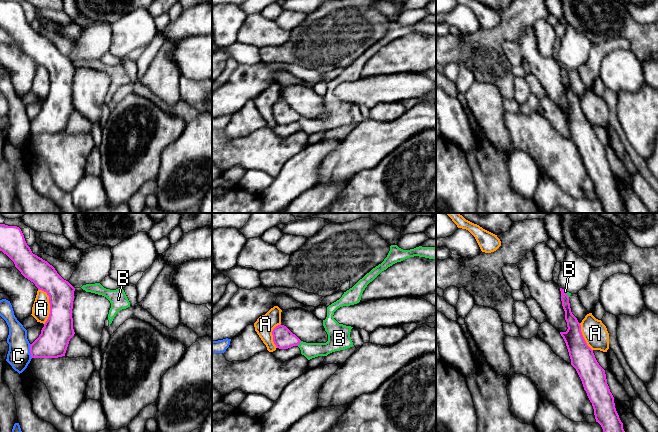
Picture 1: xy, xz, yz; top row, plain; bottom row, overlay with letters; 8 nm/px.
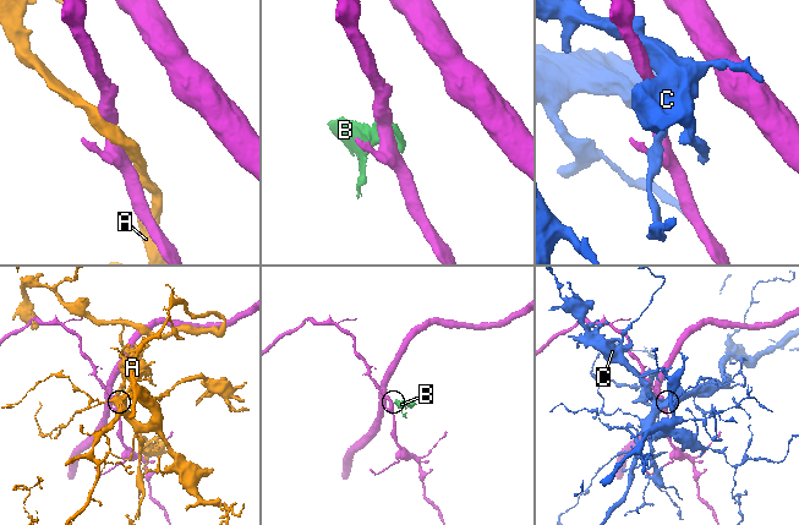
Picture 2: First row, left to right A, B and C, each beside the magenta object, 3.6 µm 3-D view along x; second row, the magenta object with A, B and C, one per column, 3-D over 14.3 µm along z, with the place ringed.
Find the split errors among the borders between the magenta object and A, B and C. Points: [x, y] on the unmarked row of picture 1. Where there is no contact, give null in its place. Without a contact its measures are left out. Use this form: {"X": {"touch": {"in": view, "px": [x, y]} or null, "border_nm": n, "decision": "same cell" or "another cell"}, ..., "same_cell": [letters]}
{"A": {"touch": {"in": "xy", "px": [50, 81]}, "border_nm": 300, "decision": "another cell"}, "B": {"touch": {"in": "xz", "px": [299, 119]}, "border_nm": 50, "decision": "another cell"}, "C": {"touch": {"in": "xy", "px": [30, 127]}, "border_nm": 110, "decision": "another cell"}, "same_cell": []}

